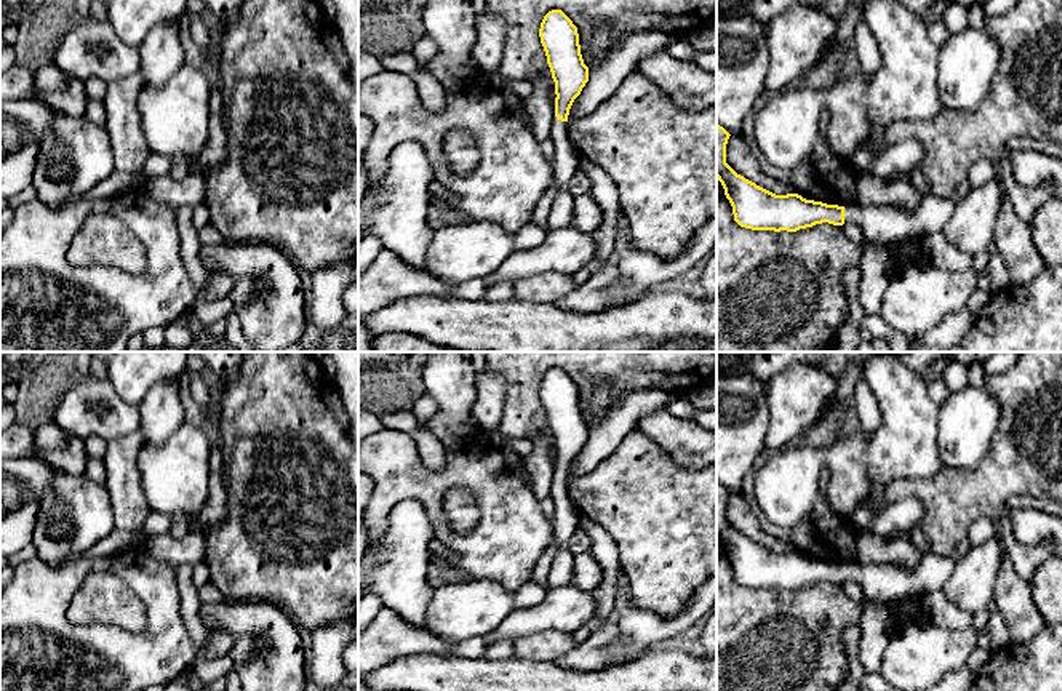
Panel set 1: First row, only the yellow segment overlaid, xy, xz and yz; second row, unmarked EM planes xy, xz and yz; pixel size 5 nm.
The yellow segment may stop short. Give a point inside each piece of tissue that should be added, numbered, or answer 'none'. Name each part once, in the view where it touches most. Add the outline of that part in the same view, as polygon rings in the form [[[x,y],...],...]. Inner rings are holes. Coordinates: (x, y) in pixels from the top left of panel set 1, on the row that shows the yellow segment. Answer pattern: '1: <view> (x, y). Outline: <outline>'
1: yz (883, 226). Outline: [[[928,195],[913,214],[886,206],[844,206],[844,222],[856,224],[870,243],[891,248],[899,240],[942,232],[956,206],[956,198]]]

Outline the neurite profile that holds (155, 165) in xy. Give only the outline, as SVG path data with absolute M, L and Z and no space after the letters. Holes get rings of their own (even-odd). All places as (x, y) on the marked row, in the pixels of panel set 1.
M150 152L144 166L136 173L122 173L114 170L110 176L102 179L85 195L75 195L64 206L72 206L83 198L110 198L125 194L131 189L144 189L146 182L154 178L170 176L173 160L166 155Z

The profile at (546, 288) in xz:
M544 274L513 283L513 299L536 304L555 304L555 301L573 291L577 285L573 277L563 274Z

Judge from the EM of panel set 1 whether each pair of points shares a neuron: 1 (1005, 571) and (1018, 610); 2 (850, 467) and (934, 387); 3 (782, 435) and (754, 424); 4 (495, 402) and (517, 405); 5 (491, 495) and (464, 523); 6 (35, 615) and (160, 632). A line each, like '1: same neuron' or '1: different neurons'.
1: same neuron
2: different neurons
3: different neurons
4: different neurons
5: different neurons
6: same neuron

